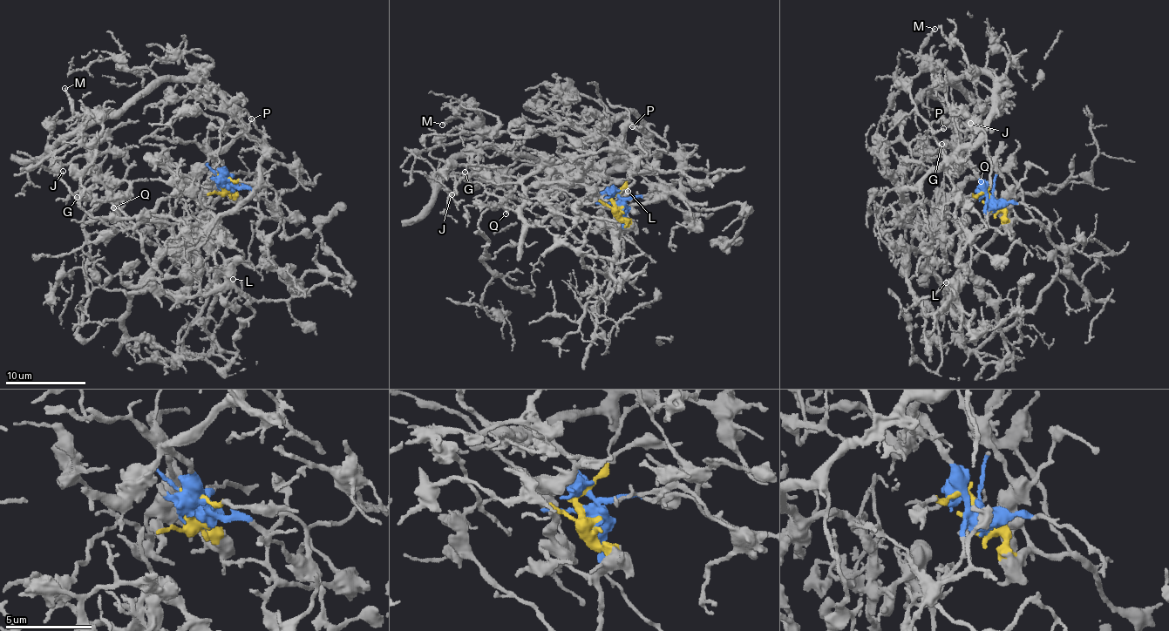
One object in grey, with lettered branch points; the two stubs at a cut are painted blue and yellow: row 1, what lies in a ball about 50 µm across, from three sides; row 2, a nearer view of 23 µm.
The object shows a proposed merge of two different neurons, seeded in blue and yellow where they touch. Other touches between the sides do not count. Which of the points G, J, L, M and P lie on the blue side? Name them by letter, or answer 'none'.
G, J, M, P

